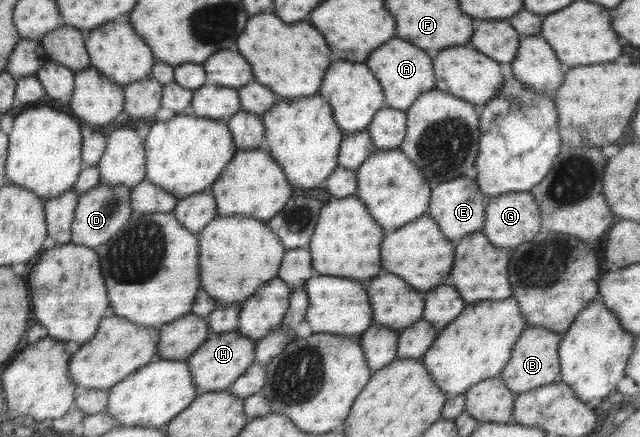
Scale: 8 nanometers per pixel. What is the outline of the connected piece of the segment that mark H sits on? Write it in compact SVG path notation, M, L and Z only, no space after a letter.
M237 331L211 333L207 340L186 360L199 395L227 390L255 361L256 340Z

